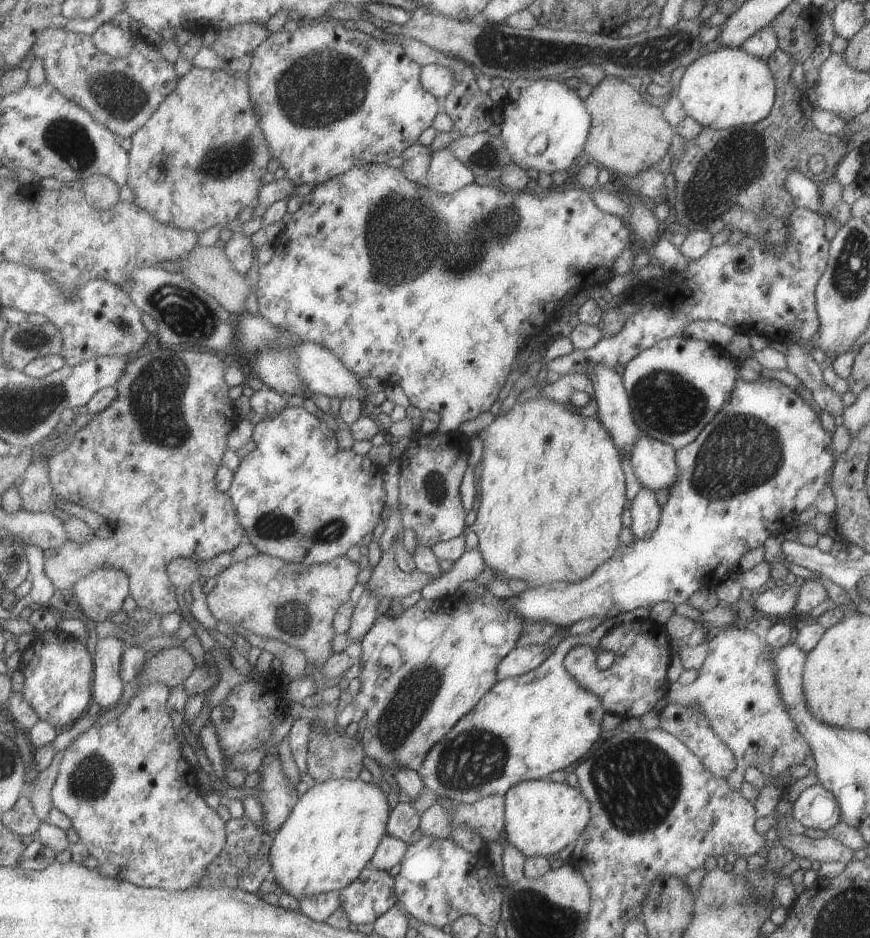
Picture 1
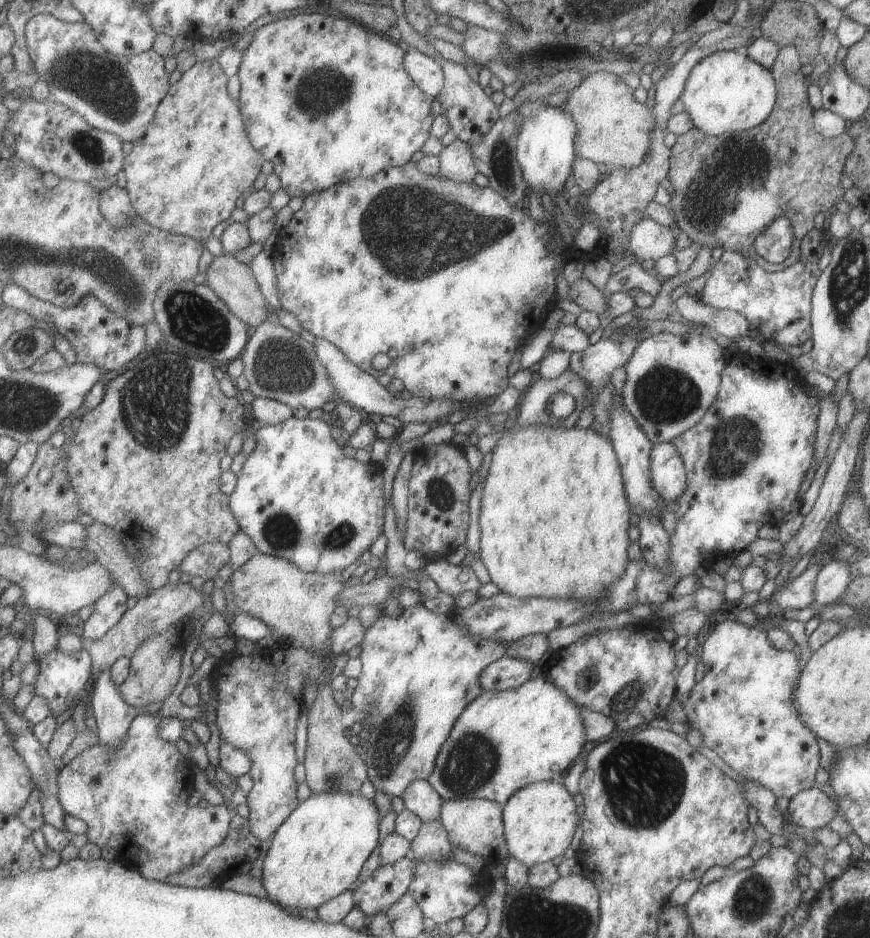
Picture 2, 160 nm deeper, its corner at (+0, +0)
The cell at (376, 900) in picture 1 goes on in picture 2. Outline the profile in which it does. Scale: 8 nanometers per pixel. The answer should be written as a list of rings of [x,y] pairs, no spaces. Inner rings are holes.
[[[405,856],[395,864],[381,864],[361,886],[355,890],[356,904],[364,915],[388,914],[395,901],[407,892],[414,878],[416,862]]]

